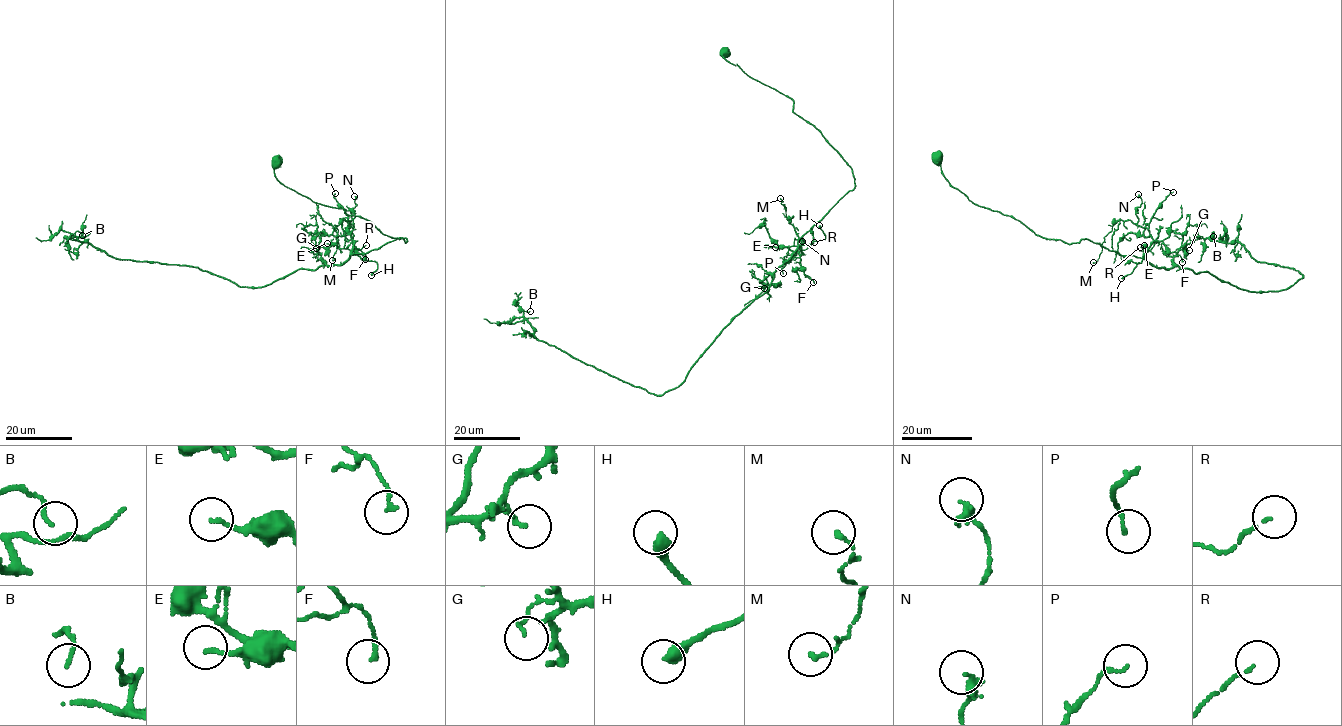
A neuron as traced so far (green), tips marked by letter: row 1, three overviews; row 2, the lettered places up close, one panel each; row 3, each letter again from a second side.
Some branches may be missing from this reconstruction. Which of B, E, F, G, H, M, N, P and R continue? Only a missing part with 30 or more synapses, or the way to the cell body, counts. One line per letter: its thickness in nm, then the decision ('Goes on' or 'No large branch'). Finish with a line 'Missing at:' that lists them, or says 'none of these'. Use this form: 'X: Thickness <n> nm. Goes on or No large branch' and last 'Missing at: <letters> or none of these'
B: Thickness 120 nm. No large branch
E: Thickness 130 nm. No large branch
F: Thickness 150 nm. No large branch
G: Thickness 120 nm. No large branch
H: Thickness 400 nm. No large branch
M: Thickness 140 nm. No large branch
N: Thickness 260 nm. No large branch
P: Thickness 130 nm. No large branch
R: Thickness 80 nm. No large branch
Missing at: none of these

